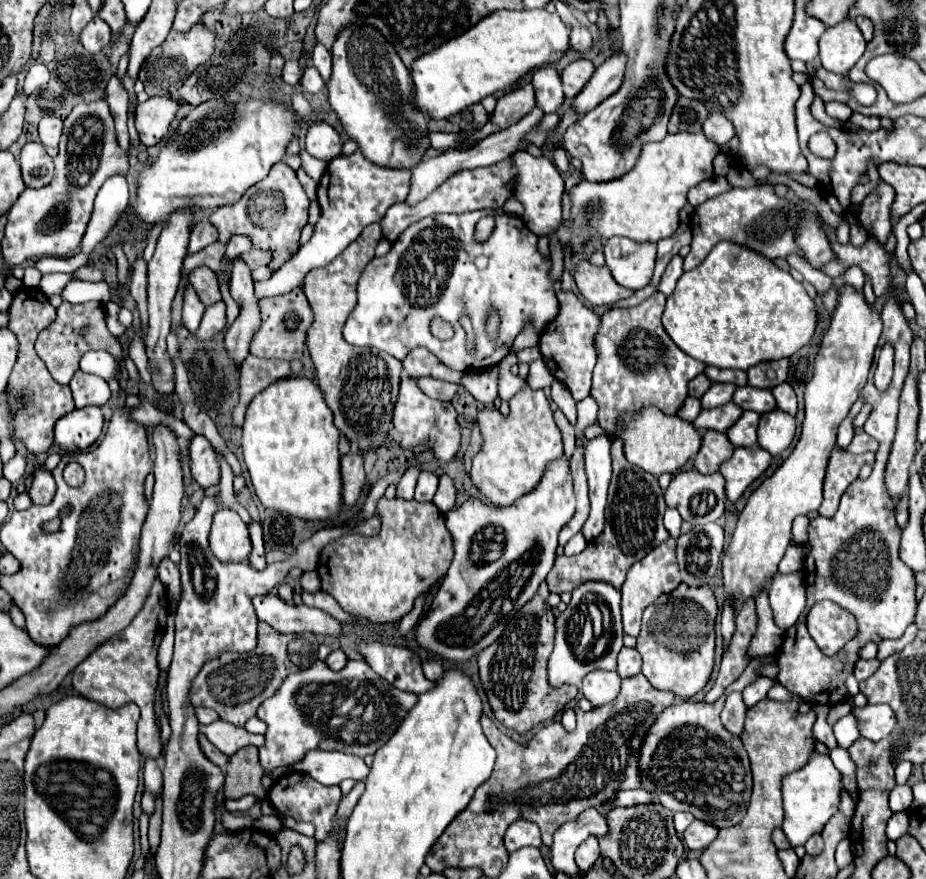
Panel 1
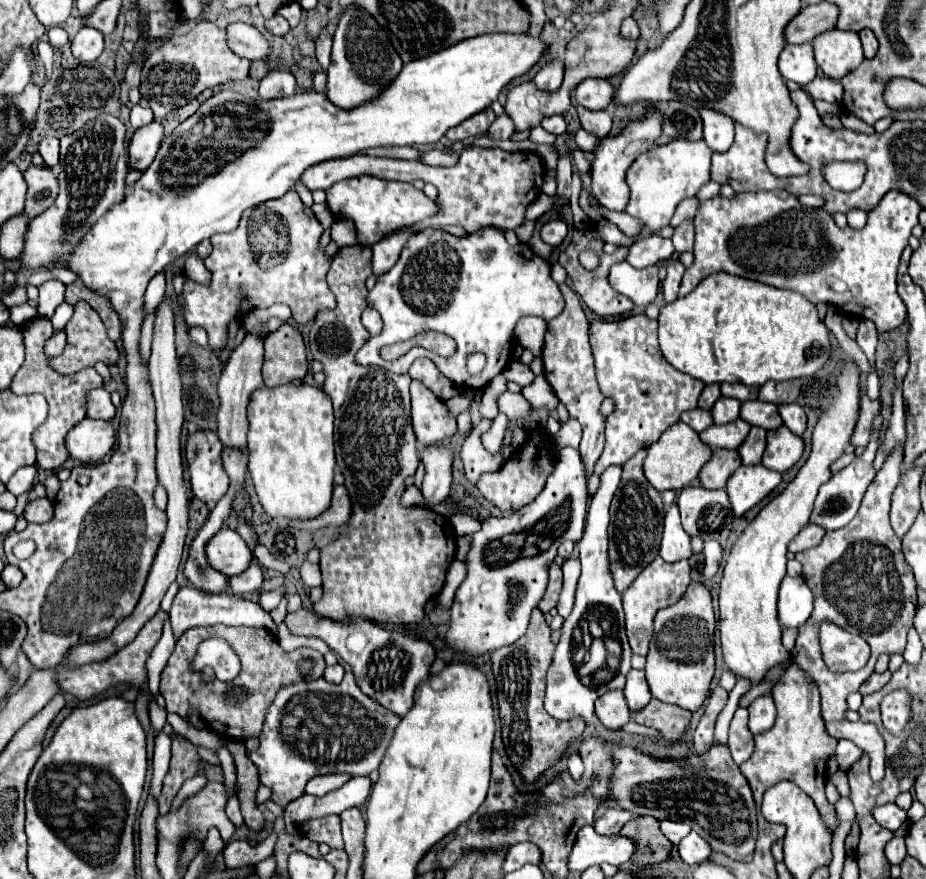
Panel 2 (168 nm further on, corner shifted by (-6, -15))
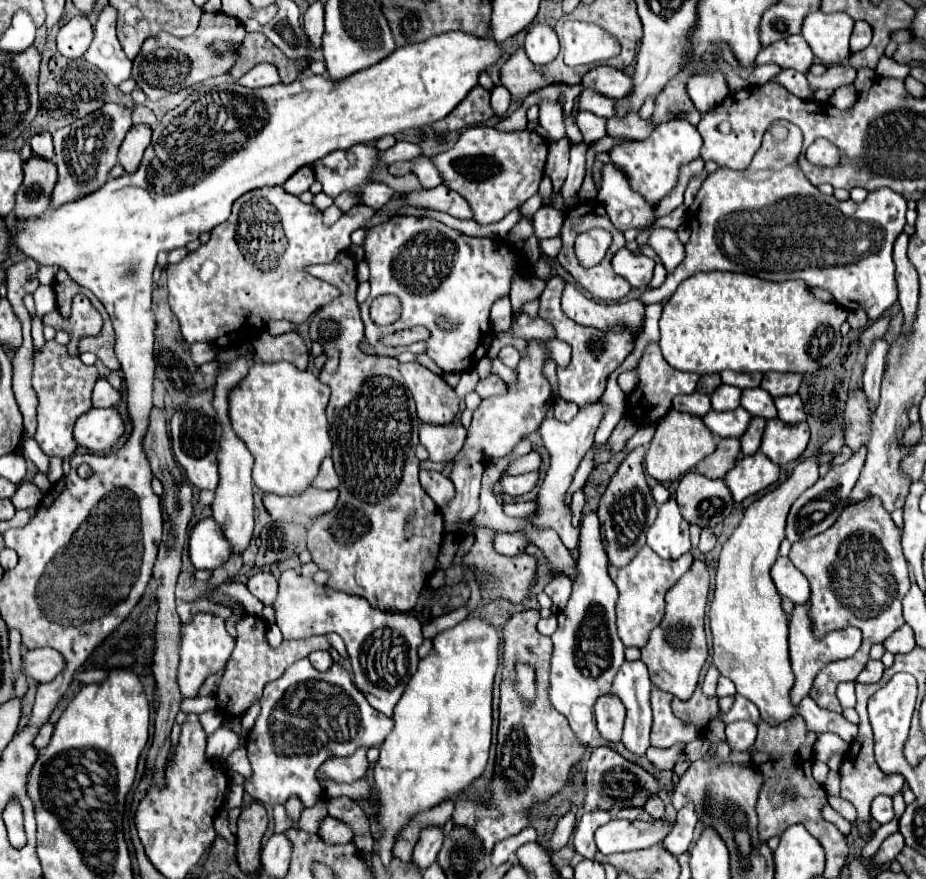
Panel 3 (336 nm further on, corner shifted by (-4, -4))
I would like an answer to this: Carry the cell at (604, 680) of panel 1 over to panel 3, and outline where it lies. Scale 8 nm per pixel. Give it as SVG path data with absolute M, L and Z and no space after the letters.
M602 695L600 701L596 701L596 721L598 721L598 731L606 741L618 743L622 737L622 727L624 727L624 715L626 709L622 701L614 695Z

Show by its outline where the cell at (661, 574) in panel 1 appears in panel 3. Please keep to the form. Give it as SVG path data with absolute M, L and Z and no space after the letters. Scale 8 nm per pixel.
M644 545L632 563L626 567L616 569L612 563L608 565L608 575L612 577L616 589L618 589L618 601L616 601L616 627L620 633L620 639L624 647L644 647L648 643L650 631L660 625L664 617L664 595L666 591L690 569L692 555L686 553L676 561L666 561L658 557L648 545Z

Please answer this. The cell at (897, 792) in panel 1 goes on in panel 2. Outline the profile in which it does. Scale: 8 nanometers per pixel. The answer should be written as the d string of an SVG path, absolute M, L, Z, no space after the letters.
M886 804L886 806L880 806L880 808L874 810L874 818L884 828L890 828L892 832L896 832L902 826L902 822L906 822L908 814L900 806L896 806L896 804Z

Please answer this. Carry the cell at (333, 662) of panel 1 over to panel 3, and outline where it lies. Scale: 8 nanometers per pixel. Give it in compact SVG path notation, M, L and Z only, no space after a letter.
M314 651L308 655L308 659L318 671L324 671L324 669L328 669L328 665L332 665L332 657L328 651Z

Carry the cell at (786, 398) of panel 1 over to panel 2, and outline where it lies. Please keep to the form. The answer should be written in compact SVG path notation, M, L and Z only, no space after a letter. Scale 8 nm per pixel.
M792 402L792 404L778 406L778 412L780 412L782 420L784 420L784 426L788 426L794 434L802 436L802 432L806 430L806 414L804 414L804 410L796 402Z

